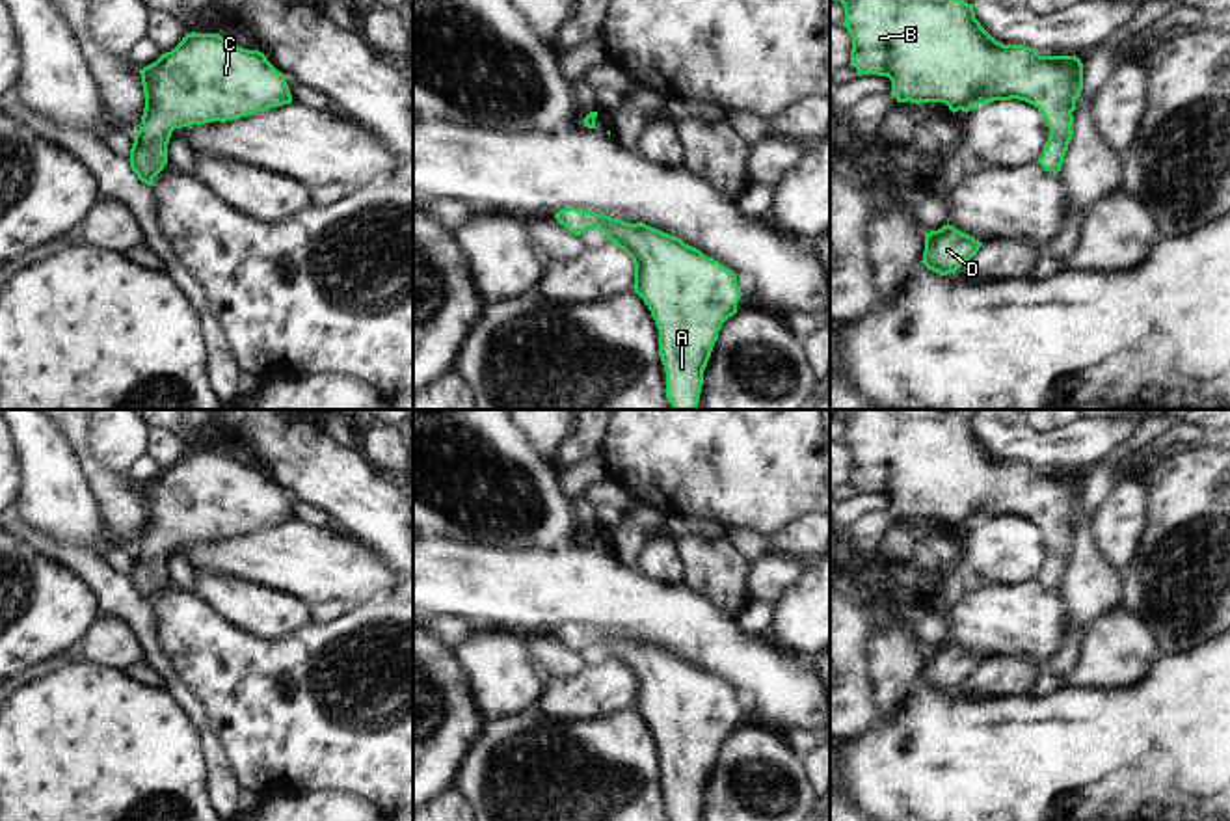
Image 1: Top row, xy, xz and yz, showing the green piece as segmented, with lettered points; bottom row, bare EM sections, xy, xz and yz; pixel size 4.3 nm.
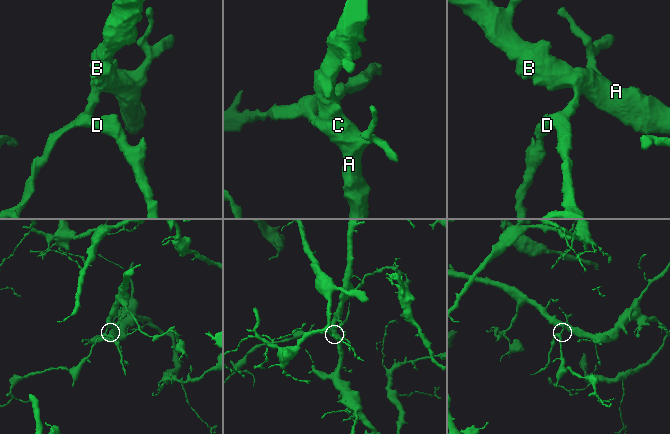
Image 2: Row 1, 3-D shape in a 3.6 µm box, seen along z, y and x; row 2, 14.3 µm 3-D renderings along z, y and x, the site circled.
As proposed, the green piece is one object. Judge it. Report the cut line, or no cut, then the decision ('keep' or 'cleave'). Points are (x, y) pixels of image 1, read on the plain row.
no cut; keep

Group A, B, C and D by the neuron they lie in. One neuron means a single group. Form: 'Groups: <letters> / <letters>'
Groups: A B C D

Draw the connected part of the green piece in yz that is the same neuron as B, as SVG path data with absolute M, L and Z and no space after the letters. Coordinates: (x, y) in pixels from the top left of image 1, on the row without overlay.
M830 410L845 424L843 443L852 454L850 482L862 491L891 497L897 519L943 519L955 531L969 529L994 518L1025 518L1050 544L1040 581L1059 590L1068 560L1076 516L1083 506L1083 480L1076 473L1040 473L1023 462L996 458L975 436L973 421L951 410Z

